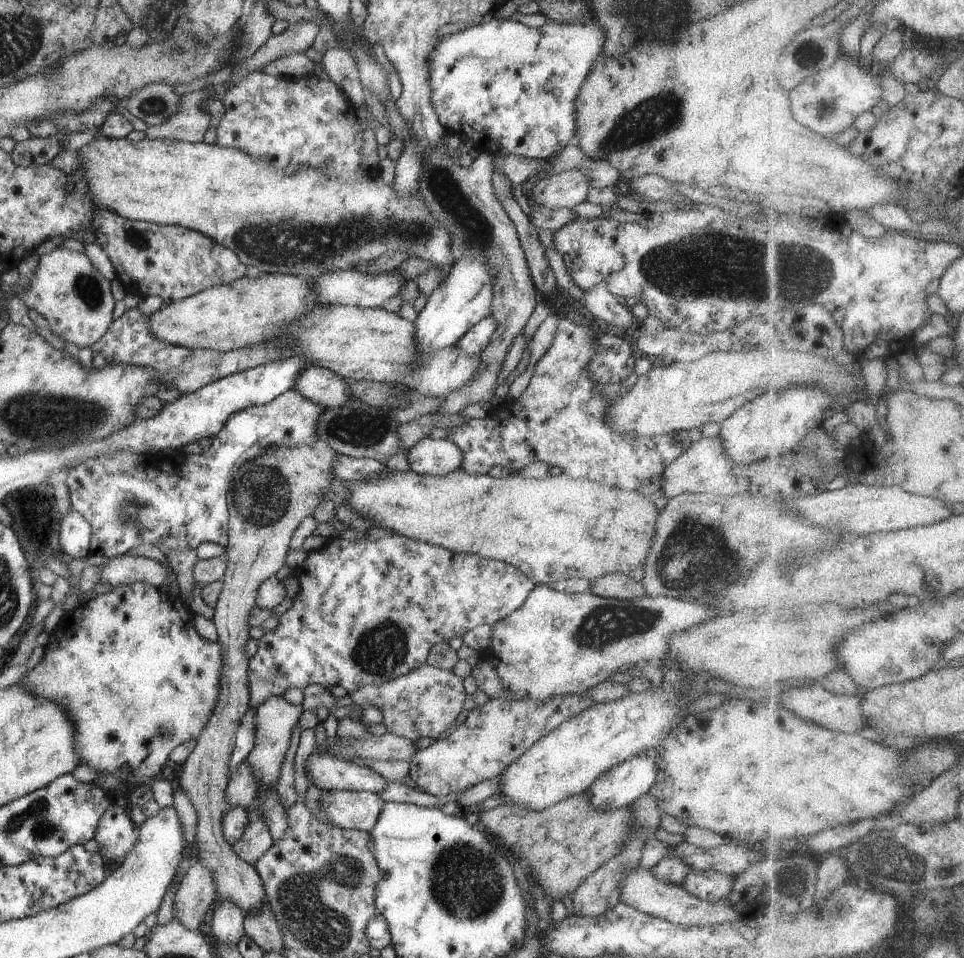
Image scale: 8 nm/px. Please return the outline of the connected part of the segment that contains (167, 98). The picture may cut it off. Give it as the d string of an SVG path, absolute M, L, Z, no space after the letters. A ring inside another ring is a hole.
M152 83L131 94L125 107L148 126L161 125L174 116L180 97L169 84Z

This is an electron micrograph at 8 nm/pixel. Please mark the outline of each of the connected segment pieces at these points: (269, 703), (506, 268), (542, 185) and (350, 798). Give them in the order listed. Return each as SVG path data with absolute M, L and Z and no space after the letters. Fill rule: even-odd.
M272 697L265 700L255 710L255 743L254 748L247 756L247 761L255 777L259 780L258 796L268 789L275 790L280 776L281 764L284 762L286 751L290 746L292 728L299 722L302 711L304 711L302 705L293 705L282 697Z
M432 149L425 156L423 175L419 180L418 192L423 196L428 210L432 213L432 216L434 216L435 221L449 234L454 262L463 258L480 259L483 260L487 266L493 282L491 316L497 323L497 327L490 337L490 342L487 342L485 349L480 354L481 359L476 374L473 374L473 377L467 383L460 385L460 388L449 392L444 397L440 411L437 412L442 416L460 412L475 402L487 402L488 404L494 405L494 399L496 397L494 390L496 390L499 384L501 366L504 364L506 355L512 348L514 339L523 332L525 324L528 322L530 315L534 312L535 306L538 304L538 300L536 299L538 290L532 282L525 252L522 248L516 227L506 214L499 199L496 198L492 186L492 175L495 171L493 162L494 159L491 154L480 153L468 168L464 168L459 164L454 164L448 152L441 153L437 149Z
M572 169L540 179L526 197L531 209L572 210L578 203L586 201L590 187L587 176L581 170Z
M322 791L319 808L329 822L343 829L369 832L385 802L378 793L368 791Z

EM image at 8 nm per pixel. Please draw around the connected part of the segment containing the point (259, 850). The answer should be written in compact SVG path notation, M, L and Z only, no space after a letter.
M252 809L251 821L240 840L234 844L234 852L248 864L253 865L275 843L261 817Z

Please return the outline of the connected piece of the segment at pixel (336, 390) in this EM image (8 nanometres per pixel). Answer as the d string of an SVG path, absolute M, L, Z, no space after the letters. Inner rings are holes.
M308 365L301 375L293 382L290 390L299 392L305 399L311 400L313 403L320 404L321 407L341 407L349 399L348 381L340 375L334 374L328 369L319 366Z

